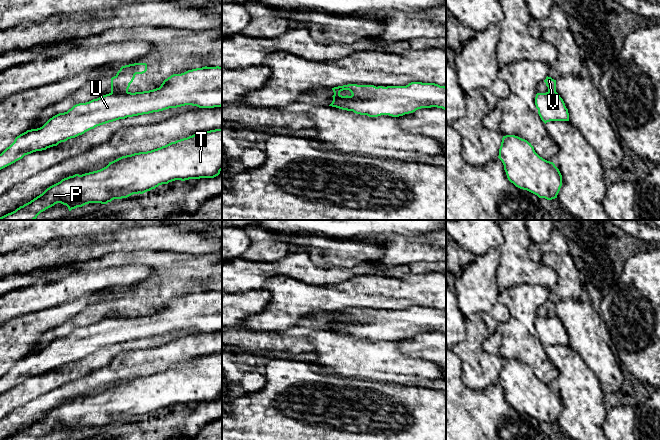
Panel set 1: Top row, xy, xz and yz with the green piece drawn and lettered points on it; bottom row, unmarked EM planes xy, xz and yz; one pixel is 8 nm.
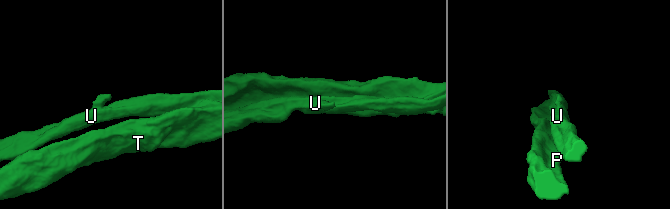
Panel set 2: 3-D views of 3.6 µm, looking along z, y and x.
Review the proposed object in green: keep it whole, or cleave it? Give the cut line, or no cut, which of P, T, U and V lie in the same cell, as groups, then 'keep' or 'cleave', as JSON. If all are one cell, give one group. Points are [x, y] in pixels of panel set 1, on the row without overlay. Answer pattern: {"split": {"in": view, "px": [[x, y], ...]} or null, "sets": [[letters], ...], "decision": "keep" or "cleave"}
{"split": {"in": "xy", "px": [[127, 315], [111, 317]]}, "sets": [["P", "T", "U"], ["V"]], "decision": "cleave"}

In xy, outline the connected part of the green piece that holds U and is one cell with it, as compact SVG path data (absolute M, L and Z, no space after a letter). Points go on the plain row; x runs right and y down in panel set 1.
M202 291L173 298L159 312L143 316L115 316L50 342L42 351L27 354L0 378L0 394L25 379L46 374L97 350L185 329L222 330L222 291Z

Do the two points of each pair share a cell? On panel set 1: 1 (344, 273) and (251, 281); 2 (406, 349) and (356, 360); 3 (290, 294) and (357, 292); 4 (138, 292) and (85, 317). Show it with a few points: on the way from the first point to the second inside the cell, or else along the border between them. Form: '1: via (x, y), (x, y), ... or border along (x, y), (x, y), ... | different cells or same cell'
1: via (321, 274), (312, 274), (302, 268), (274, 268) | same cell
2: border along (396, 341), (399, 349), (404, 354), (422, 359) | different cells
3: via (307, 294), (340, 294) | same cell
4: via (125, 304), (98, 312) | same cell

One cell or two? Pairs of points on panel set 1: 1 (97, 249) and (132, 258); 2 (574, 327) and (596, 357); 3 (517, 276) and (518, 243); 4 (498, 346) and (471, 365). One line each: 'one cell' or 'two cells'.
1: two cells
2: one cell
3: one cell
4: two cells

